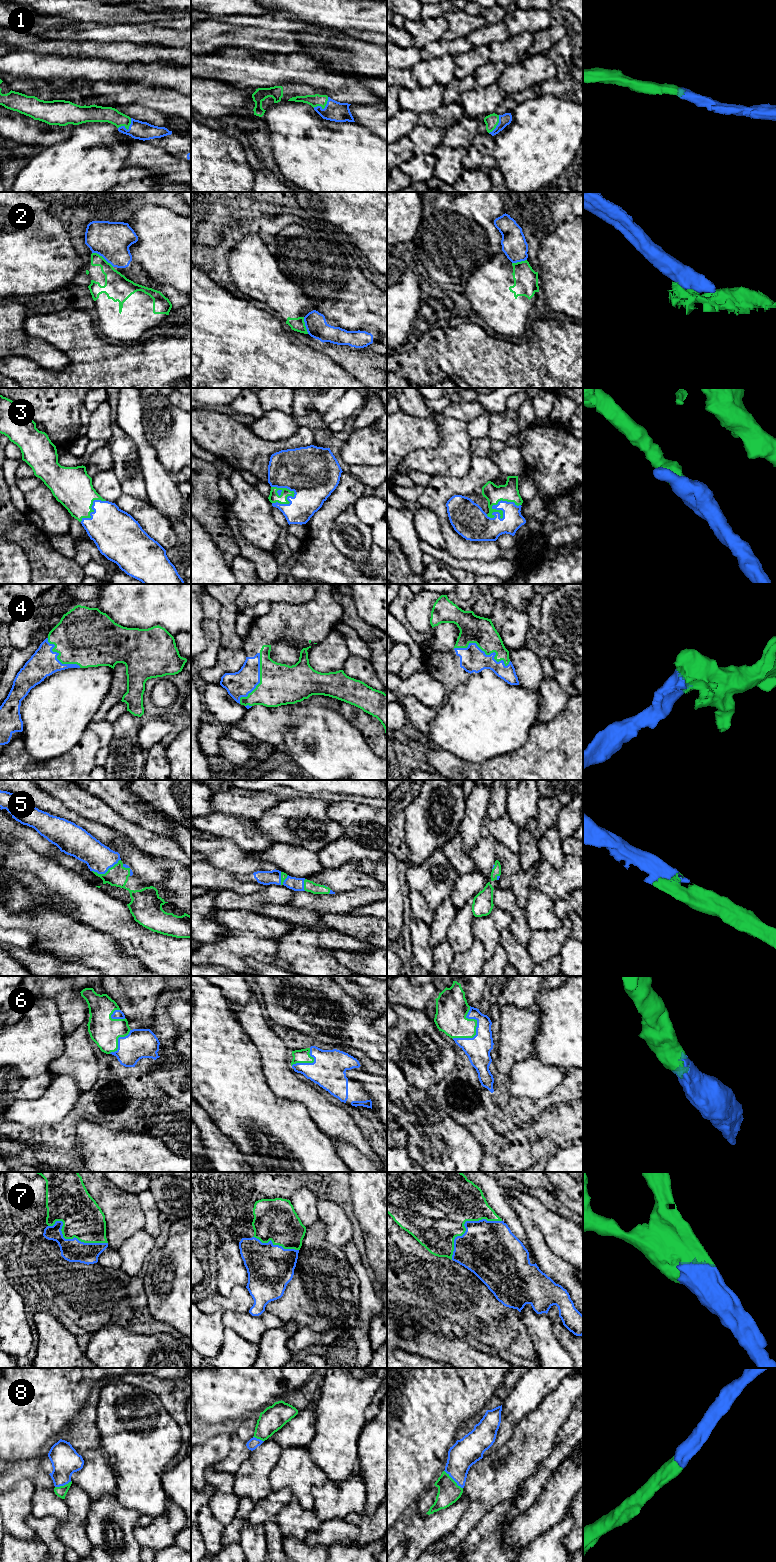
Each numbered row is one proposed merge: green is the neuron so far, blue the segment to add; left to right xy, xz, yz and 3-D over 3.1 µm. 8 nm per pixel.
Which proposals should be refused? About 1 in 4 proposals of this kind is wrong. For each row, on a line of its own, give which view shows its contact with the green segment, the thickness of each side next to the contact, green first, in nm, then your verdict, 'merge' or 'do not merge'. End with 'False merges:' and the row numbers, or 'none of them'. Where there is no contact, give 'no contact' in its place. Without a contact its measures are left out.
1: xz | 100/160 nm | merge
2: xy | 190/300 nm | do not merge
3: yz | 150/280 nm | merge
4: yz | 220/200 nm | merge
5: xy | 160/220 nm | merge
6: yz | 260/200 nm | merge
7: yz | 500/400 nm | merge
8: yz | 180/220 nm | merge
False merges: 2

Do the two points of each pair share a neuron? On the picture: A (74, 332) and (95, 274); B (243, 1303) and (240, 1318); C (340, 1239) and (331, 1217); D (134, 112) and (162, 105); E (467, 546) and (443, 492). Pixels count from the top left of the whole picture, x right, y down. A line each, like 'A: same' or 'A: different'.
A: different
B: different
C: same
D: different
E: same

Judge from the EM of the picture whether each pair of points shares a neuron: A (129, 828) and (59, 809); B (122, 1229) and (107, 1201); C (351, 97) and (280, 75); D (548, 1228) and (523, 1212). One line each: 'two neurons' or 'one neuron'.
A: two neurons
B: one neuron
C: one neuron
D: two neurons

